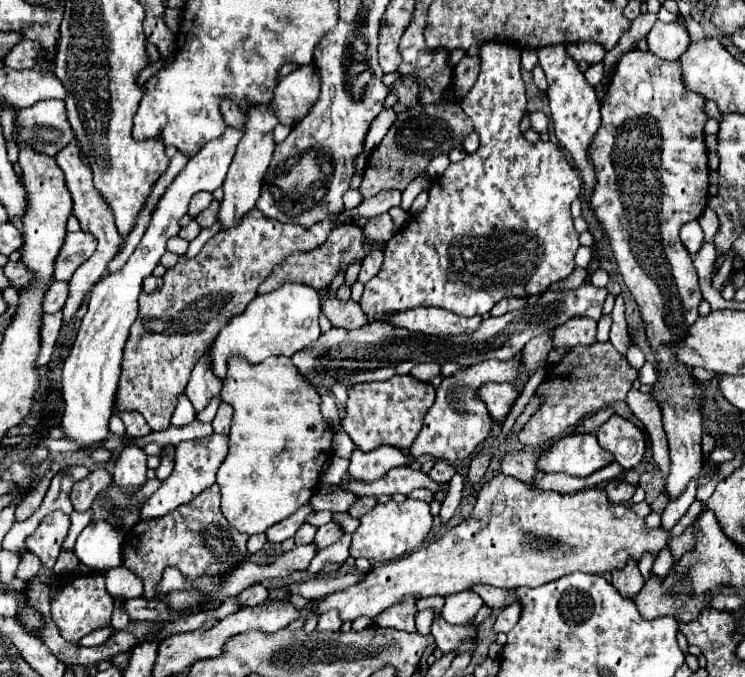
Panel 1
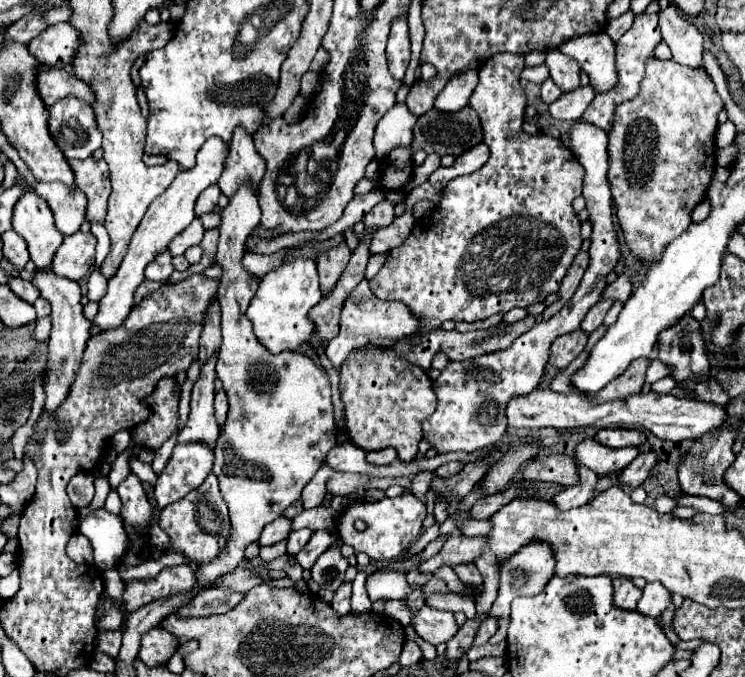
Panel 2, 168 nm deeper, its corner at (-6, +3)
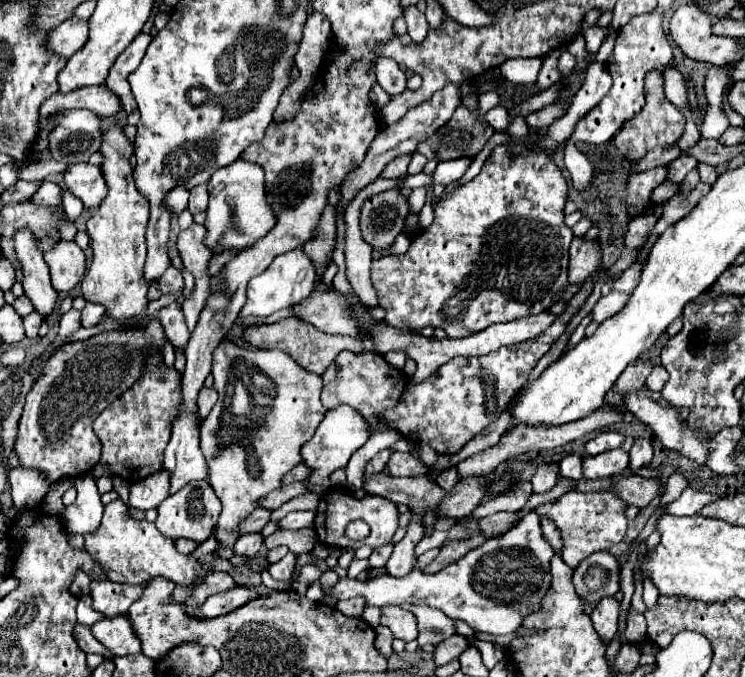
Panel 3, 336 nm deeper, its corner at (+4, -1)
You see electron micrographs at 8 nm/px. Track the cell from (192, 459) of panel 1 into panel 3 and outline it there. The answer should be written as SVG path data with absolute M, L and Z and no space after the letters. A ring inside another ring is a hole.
M160 469L154 475L148 475L130 487L130 505L142 511L156 509L170 493L170 473Z

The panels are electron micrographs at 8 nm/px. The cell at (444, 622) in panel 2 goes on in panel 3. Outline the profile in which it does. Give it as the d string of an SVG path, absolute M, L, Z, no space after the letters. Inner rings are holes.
M382 607L382 625L390 627L394 637L406 643L418 639L418 621L414 621L414 613L404 611L400 607Z

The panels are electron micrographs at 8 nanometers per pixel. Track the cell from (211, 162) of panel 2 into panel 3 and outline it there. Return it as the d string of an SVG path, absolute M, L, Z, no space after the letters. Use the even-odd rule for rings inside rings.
M174 187L168 195L166 195L166 201L164 201L164 205L166 205L166 209L172 213L172 215L180 215L184 209L186 209L186 205L188 205L188 189L186 187Z

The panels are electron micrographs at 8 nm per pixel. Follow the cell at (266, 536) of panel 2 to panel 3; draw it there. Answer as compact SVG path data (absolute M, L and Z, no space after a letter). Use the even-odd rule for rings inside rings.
M248 533L248 535L242 535L242 537L236 541L234 551L236 551L238 555L254 557L254 555L260 551L262 543L264 543L264 537L262 537L260 533Z

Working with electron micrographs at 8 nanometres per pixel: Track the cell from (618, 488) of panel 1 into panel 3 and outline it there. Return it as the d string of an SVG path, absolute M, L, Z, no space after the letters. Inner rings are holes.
M636 439L630 449L630 471L642 469L642 465L652 463L652 445L646 439Z

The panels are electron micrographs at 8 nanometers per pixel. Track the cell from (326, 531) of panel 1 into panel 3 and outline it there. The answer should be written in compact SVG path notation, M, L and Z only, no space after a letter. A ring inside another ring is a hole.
M288 553L282 561L270 565L270 575L274 579L278 579L278 581L288 581L292 571L294 571L294 567L296 567L296 561L298 561L298 557L294 553Z

